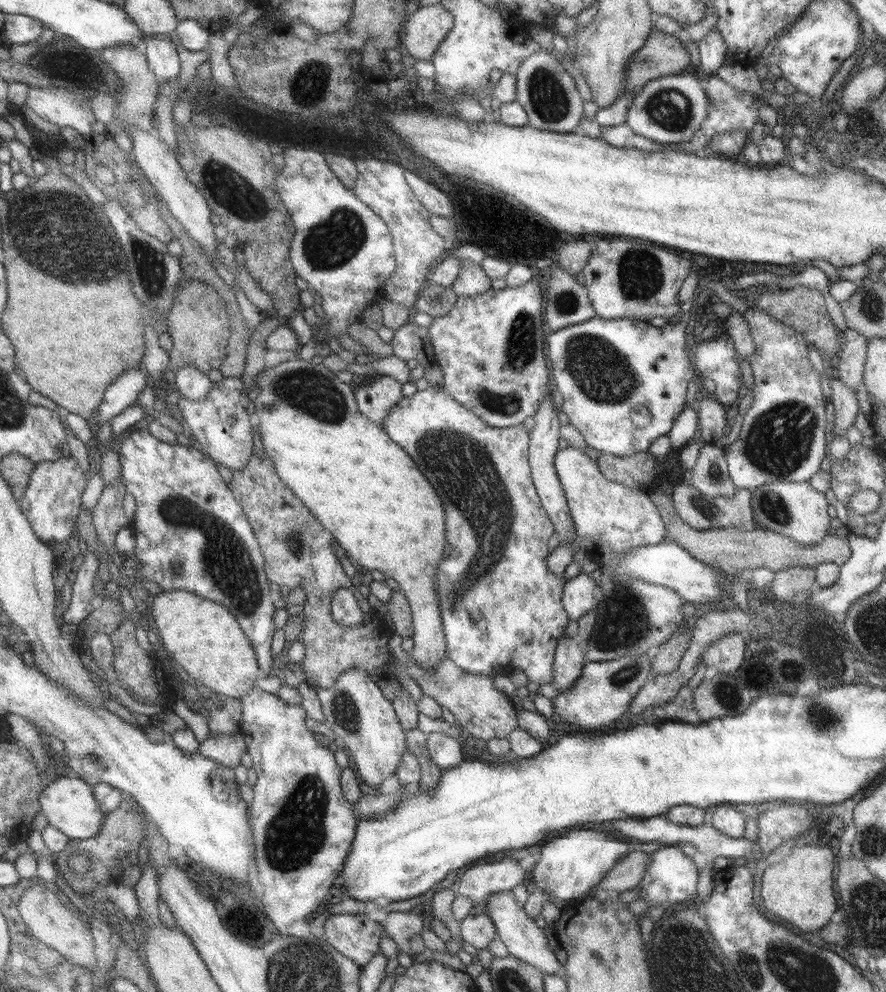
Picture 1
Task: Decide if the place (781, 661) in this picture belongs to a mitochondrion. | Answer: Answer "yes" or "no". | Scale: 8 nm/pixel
no

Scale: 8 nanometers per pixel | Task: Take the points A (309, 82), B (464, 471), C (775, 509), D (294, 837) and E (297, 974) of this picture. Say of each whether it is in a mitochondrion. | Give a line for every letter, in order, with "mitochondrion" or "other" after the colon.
A: mitochondrion
B: mitochondrion
C: mitochondrion
D: mitochondrion
E: mitochondrion

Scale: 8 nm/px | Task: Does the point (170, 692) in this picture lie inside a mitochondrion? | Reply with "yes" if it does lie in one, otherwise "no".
no

